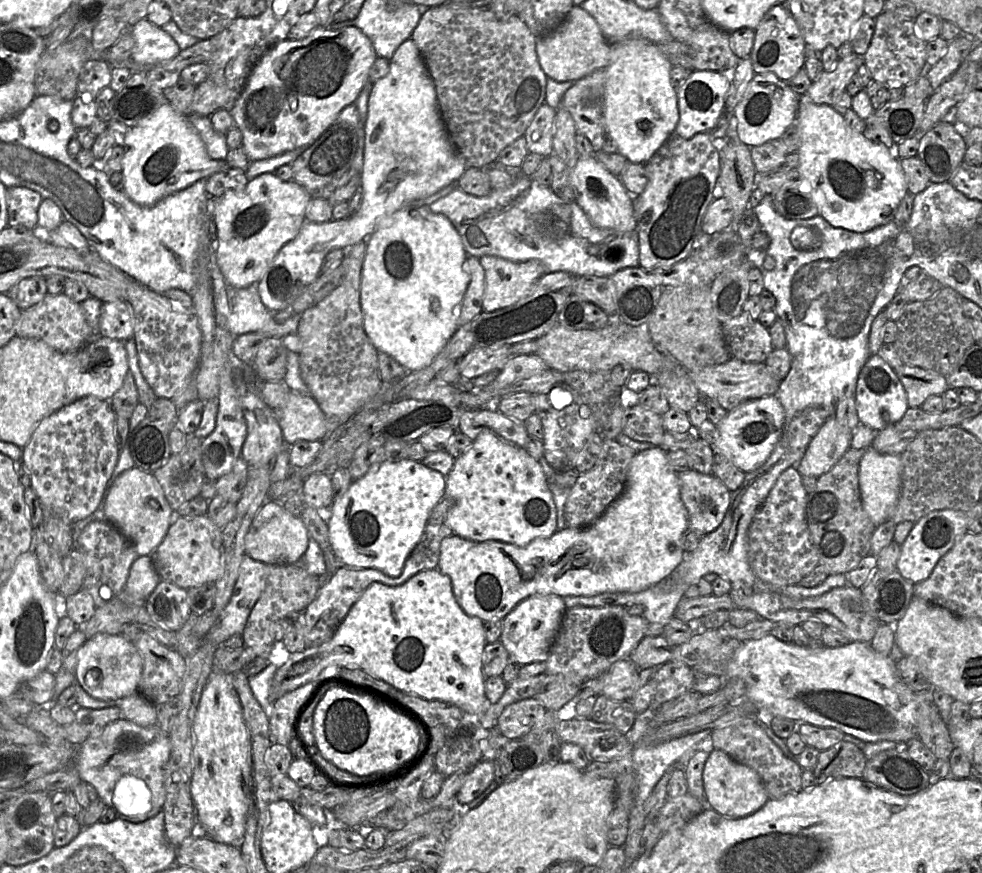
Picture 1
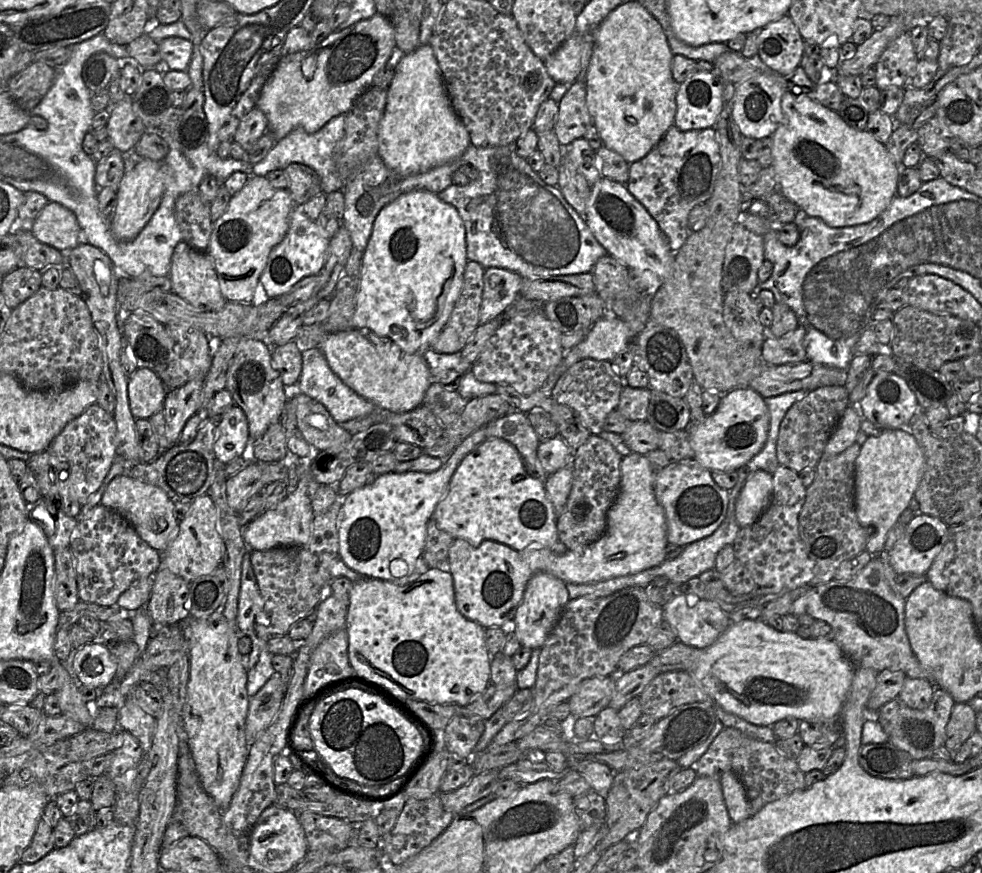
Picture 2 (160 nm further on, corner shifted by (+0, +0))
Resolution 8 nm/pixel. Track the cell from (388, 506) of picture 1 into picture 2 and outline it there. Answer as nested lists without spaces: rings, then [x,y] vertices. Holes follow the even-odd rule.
[[[480,428],[464,439],[434,472],[390,472],[374,478],[342,498],[338,513],[339,557],[361,577],[386,580],[394,584],[406,584],[413,573],[418,558],[422,557],[427,538],[427,524],[433,517],[437,504],[445,496],[450,480],[466,455],[486,440],[485,429]]]

